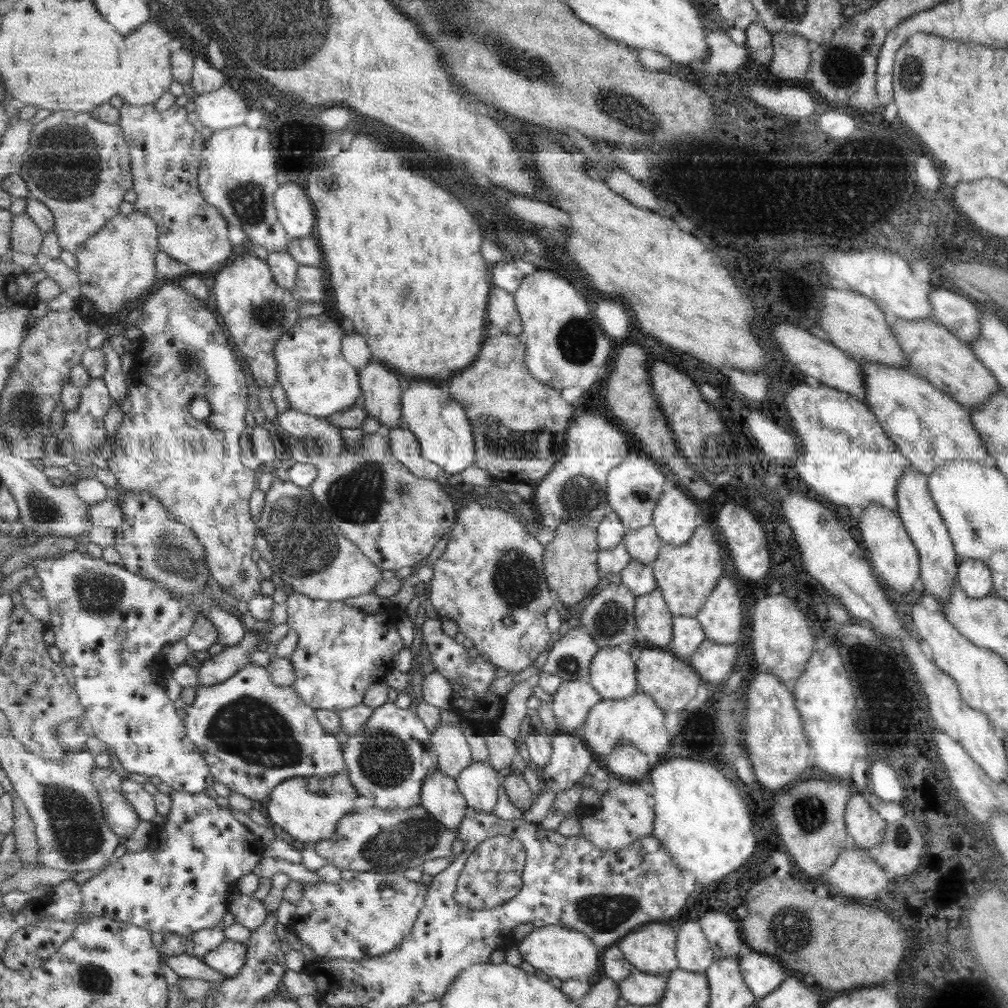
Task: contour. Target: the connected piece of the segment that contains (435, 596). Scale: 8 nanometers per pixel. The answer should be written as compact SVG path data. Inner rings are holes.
M484 502L478 504L468 503L463 510L459 511L458 522L450 531L451 536L447 542L446 550L444 553L434 561L434 577L429 582L430 584L430 601L437 610L440 620L453 619L459 624L459 632L461 632L467 639L470 639L475 646L475 649L492 664L495 664L498 668L503 668L509 673L523 672L525 668L529 668L535 664L535 660L541 656L541 652L548 649L549 642L551 642L551 629L547 624L547 612L553 609L553 604L557 599L555 592L553 592L551 586L549 586L547 576L543 572L543 544L535 538L535 534L531 536L531 530L527 530L527 526L517 522L513 515L509 512L505 512L501 508L494 507L493 504L485 504ZM505 618L513 618L515 622L511 625L505 624Z

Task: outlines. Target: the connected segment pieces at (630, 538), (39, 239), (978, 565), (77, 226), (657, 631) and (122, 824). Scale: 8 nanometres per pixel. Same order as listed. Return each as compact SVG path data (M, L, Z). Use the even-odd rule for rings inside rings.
M649 525L637 530L629 530L623 544L627 545L627 549L633 555L633 560L637 559L637 561L649 565L653 564L659 556L665 542L659 536L655 526Z
M26 212L13 217L12 227L12 251L32 254L34 256L42 252L44 233Z
M977 559L958 560L956 584L969 598L992 595L991 571Z
M72 110L66 111L53 111L53 114L45 120L41 120L35 130L31 132L31 146L25 152L22 170L19 172L20 176L28 183L29 191L33 199L43 202L55 216L56 221L56 234L58 235L62 249L72 253L73 255L80 252L80 249L94 236L97 235L113 218L117 217L119 213L119 206L125 200L125 192L134 189L134 177L131 169L131 154L128 140L125 138L124 129L120 124L107 124L97 120L91 113L88 112L75 112Z
M663 589L638 596L635 604L637 628L647 646L666 648L673 641L673 611L669 609Z
M95 766L91 771L91 781L97 790L105 818L112 826L113 832L126 841L137 830L141 817L122 792L124 782L121 781L121 776L110 767Z

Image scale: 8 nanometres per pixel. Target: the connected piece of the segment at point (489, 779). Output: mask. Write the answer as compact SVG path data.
M475 761L456 779L468 807L494 812L503 789L503 779L490 761Z

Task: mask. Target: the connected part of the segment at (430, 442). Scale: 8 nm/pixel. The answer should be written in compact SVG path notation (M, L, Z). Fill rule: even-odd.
M414 379L402 395L403 420L421 443L421 453L445 472L459 474L475 465L475 436L465 407L451 395L446 382Z

